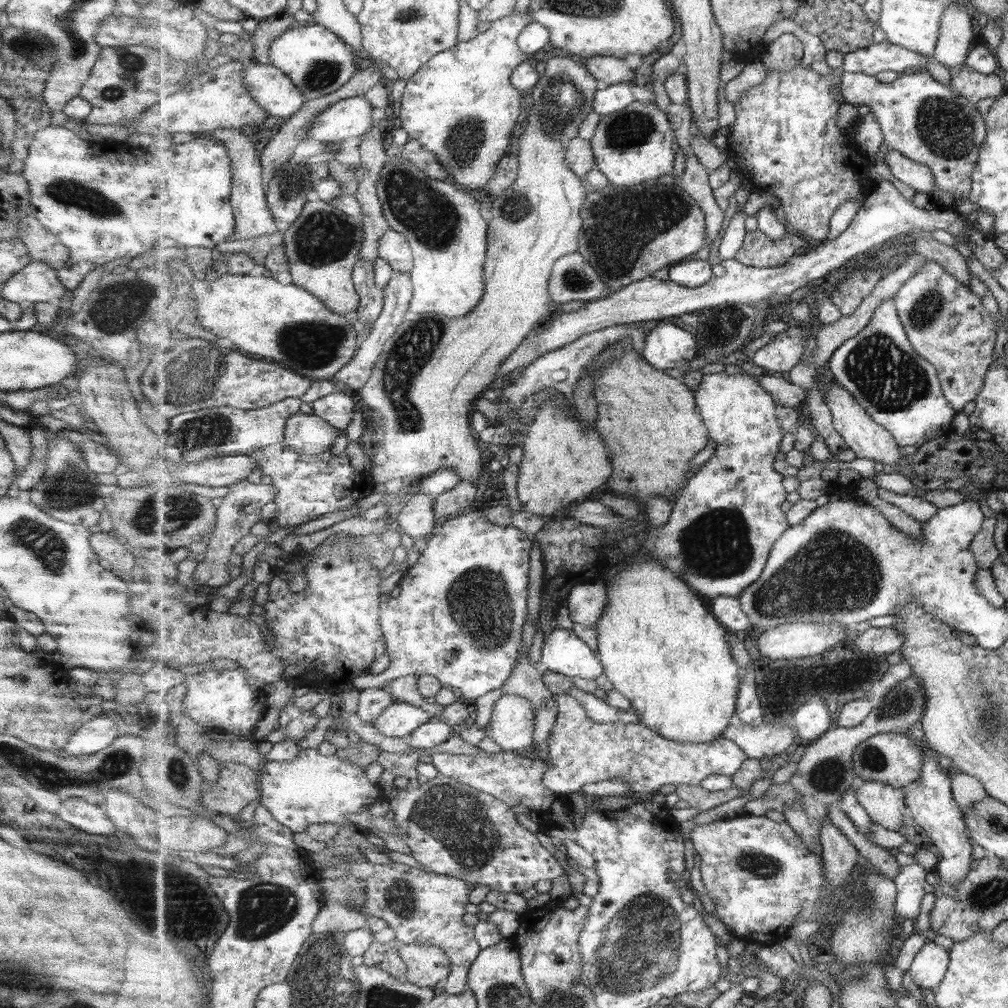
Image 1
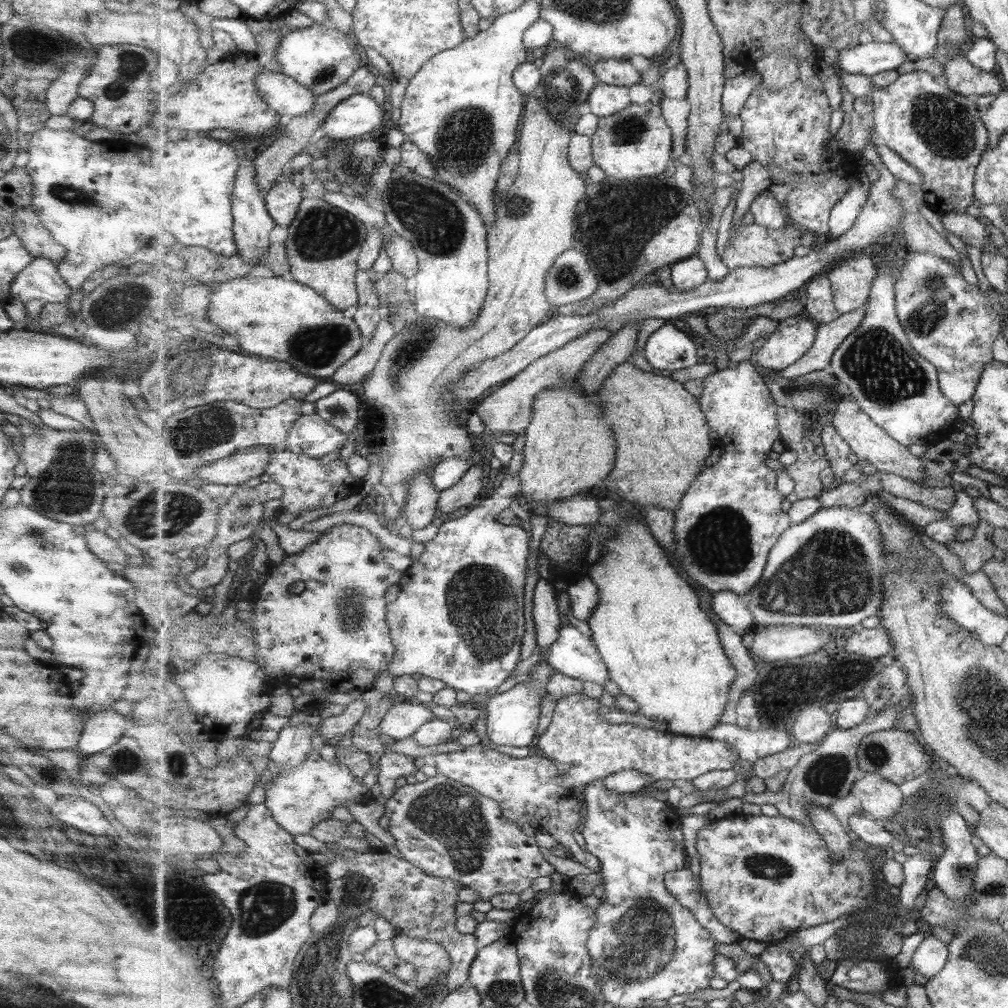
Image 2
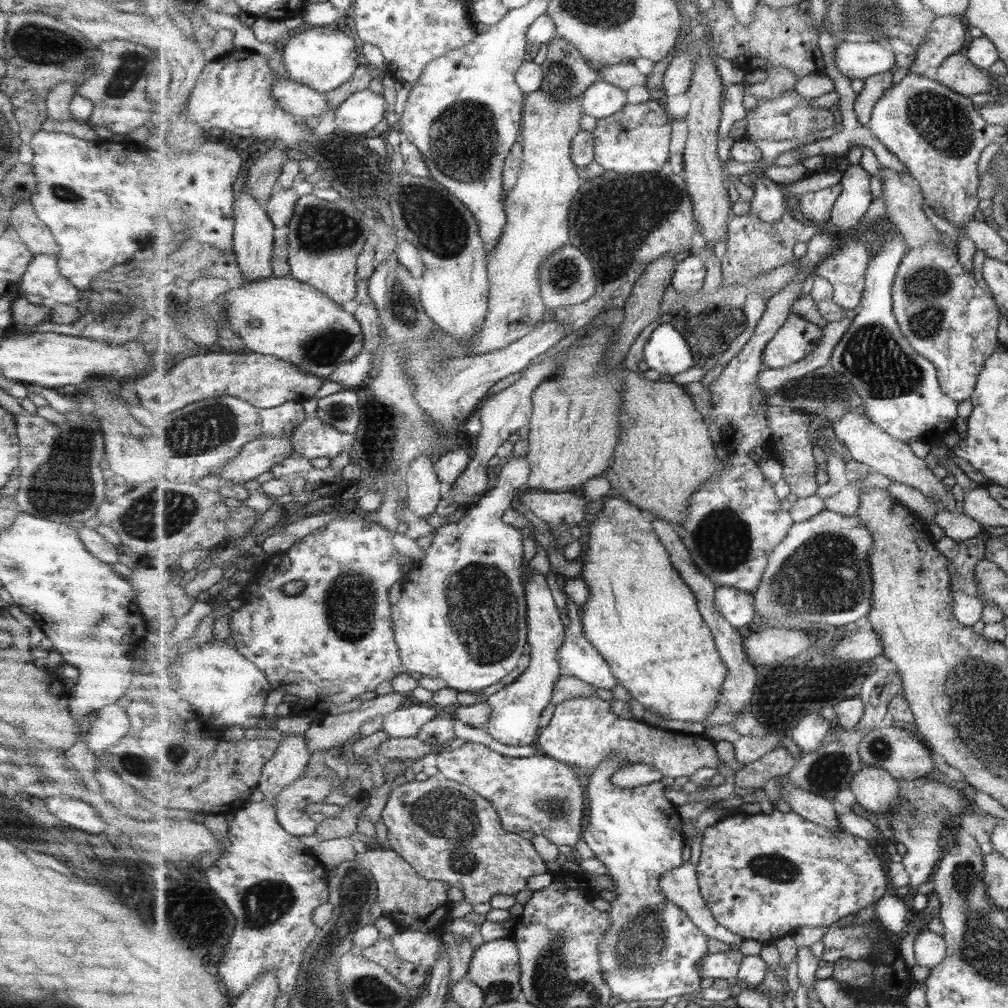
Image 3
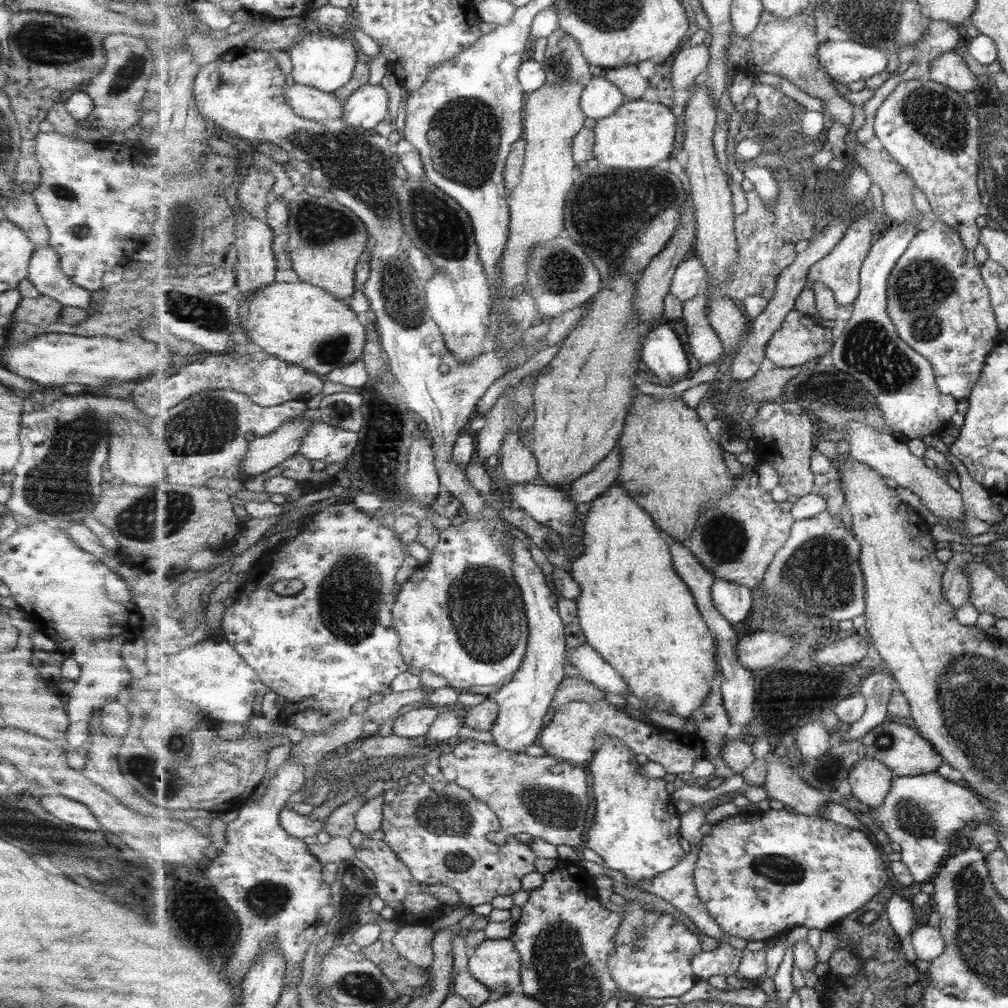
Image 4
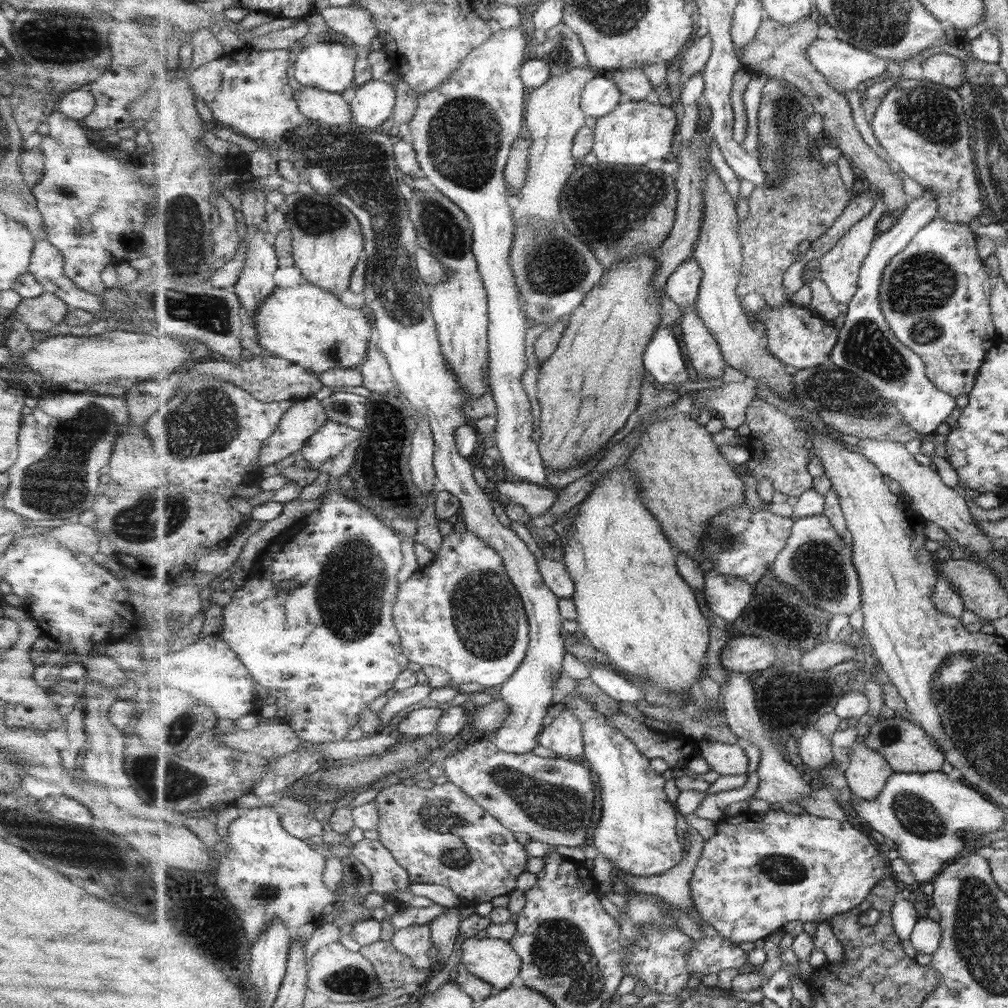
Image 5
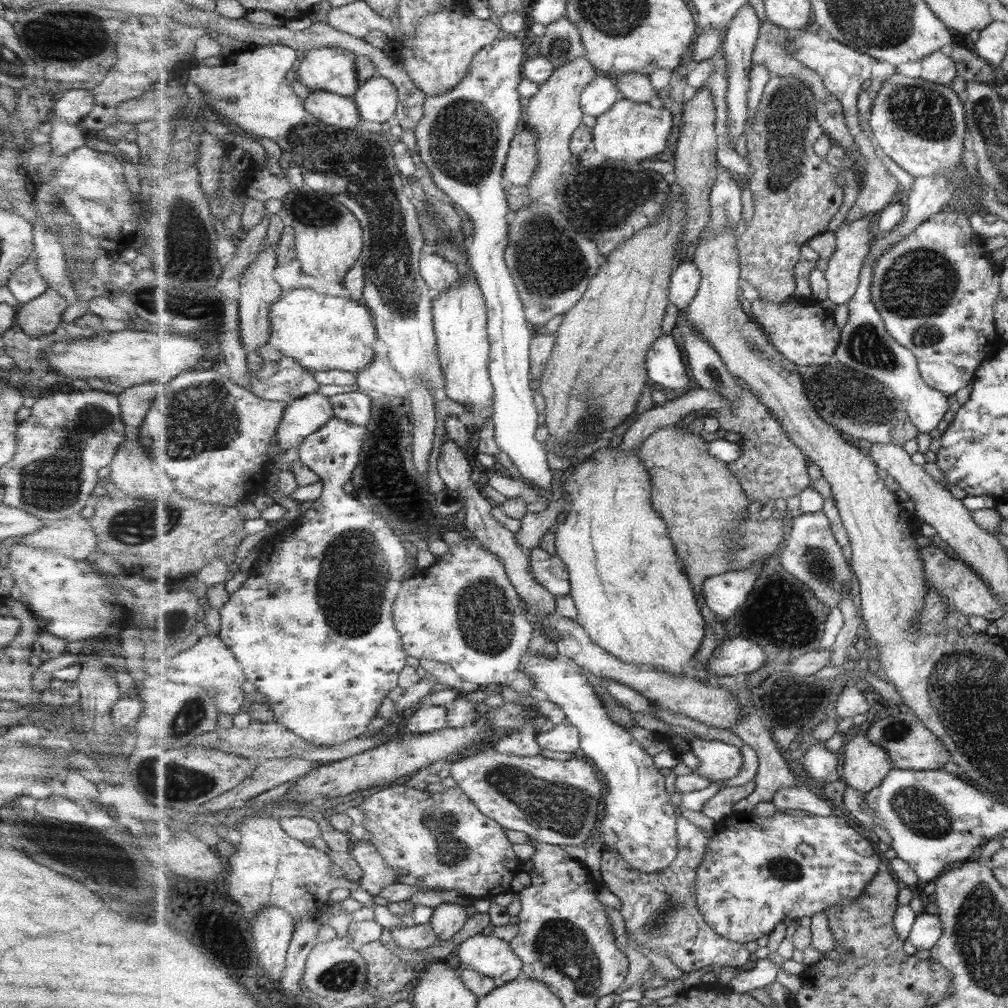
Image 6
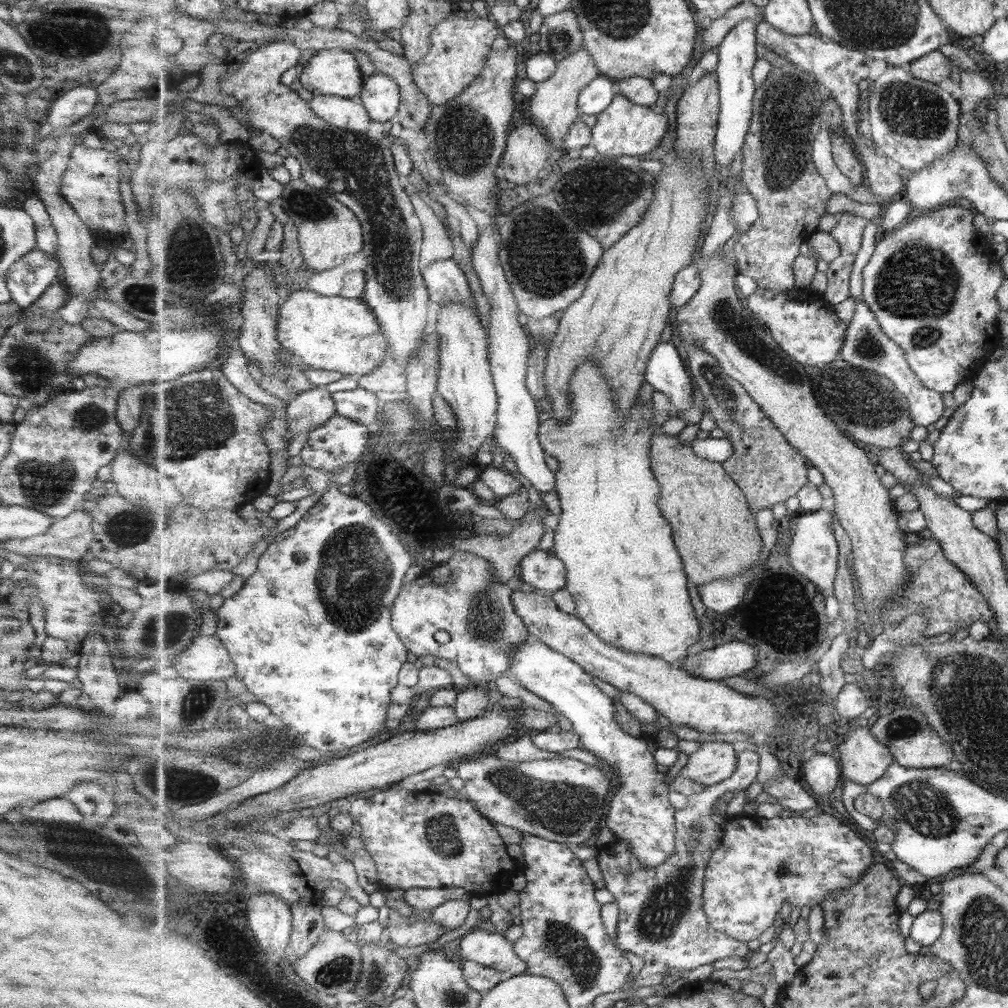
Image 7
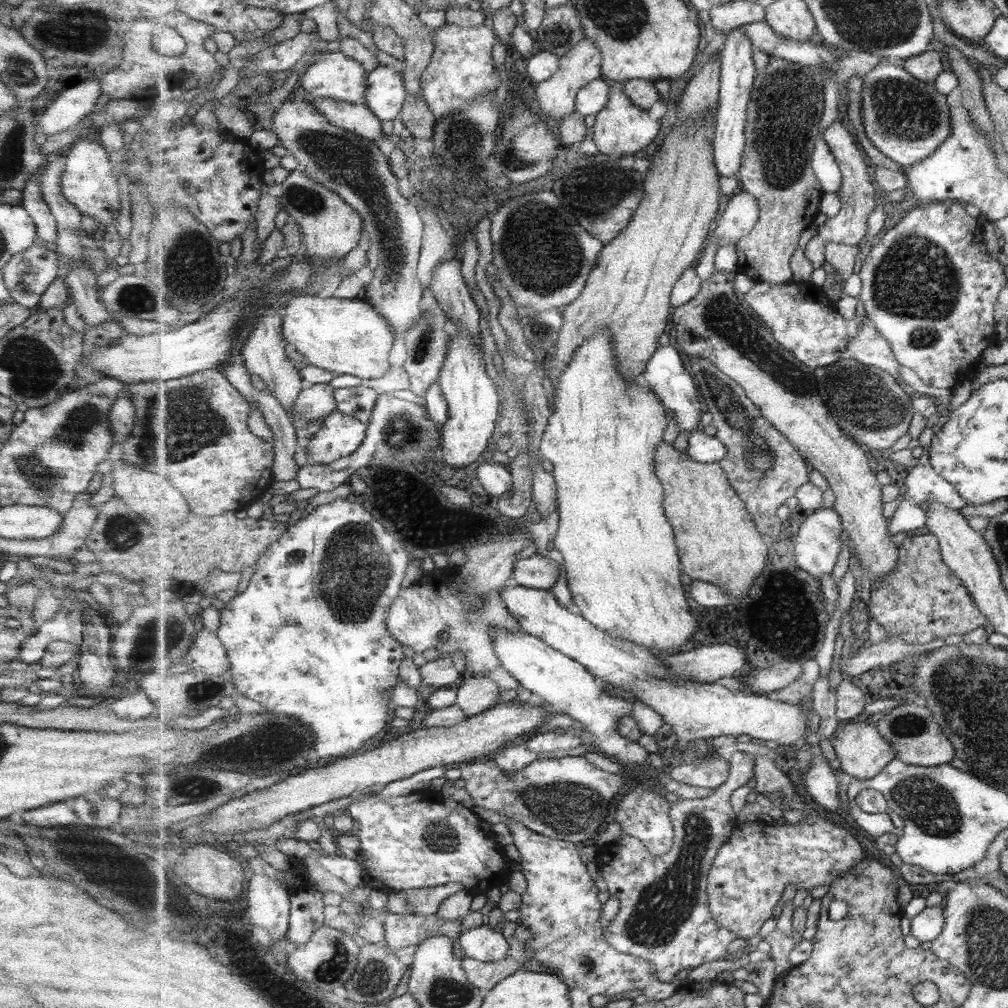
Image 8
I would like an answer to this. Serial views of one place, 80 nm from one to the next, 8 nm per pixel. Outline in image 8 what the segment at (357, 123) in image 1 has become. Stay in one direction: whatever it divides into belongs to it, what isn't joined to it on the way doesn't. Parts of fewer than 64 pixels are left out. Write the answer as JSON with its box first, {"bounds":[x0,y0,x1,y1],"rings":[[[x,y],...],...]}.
{"bounds":[366,64,408,121],"rings":[[[380,64],[368,73],[366,104],[382,121],[400,118],[408,93],[404,75],[395,67]]]}

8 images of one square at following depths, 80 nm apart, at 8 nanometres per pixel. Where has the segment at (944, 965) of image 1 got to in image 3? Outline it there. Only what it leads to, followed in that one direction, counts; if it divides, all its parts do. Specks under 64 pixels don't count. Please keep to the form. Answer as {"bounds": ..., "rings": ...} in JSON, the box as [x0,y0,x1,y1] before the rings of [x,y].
{"bounds":[914,930,947,970],"rings":[[[931,930],[919,932],[914,942],[916,964],[926,966],[931,970],[947,958],[947,942],[942,934]]]}

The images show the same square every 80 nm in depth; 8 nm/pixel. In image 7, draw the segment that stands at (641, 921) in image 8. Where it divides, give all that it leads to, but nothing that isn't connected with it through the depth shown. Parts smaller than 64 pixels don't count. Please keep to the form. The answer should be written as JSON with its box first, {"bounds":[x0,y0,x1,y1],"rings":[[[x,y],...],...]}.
{"bounds":[597,750,760,986],"rings":[[[744,750],[738,753],[736,771],[731,778],[716,784],[707,786],[703,792],[693,794],[687,799],[687,805],[682,810],[676,811],[676,850],[675,854],[662,865],[646,867],[639,862],[637,856],[633,856],[633,850],[625,844],[615,842],[598,847],[597,862],[602,871],[606,889],[612,893],[619,906],[619,921],[616,930],[616,945],[623,953],[633,953],[642,959],[645,958],[648,974],[640,973],[639,986],[663,984],[669,976],[669,970],[675,968],[679,971],[695,970],[701,965],[709,965],[723,960],[723,958],[737,956],[742,960],[745,954],[749,954],[747,942],[741,942],[730,937],[727,933],[717,930],[710,922],[704,909],[705,872],[713,853],[719,849],[721,839],[725,835],[725,825],[731,820],[729,814],[717,814],[715,806],[721,796],[734,790],[749,788],[755,780],[758,780],[760,771],[760,754],[752,750]]]}

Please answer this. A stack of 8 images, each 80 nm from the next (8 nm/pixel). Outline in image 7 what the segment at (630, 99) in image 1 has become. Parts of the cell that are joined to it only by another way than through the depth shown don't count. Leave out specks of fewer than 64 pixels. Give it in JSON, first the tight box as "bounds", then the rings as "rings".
{"bounds":[579,75,617,116],"rings":[[[600,75],[581,91],[579,111],[583,114],[597,116],[609,108],[617,95],[617,92],[615,92],[615,80],[605,75]]]}

